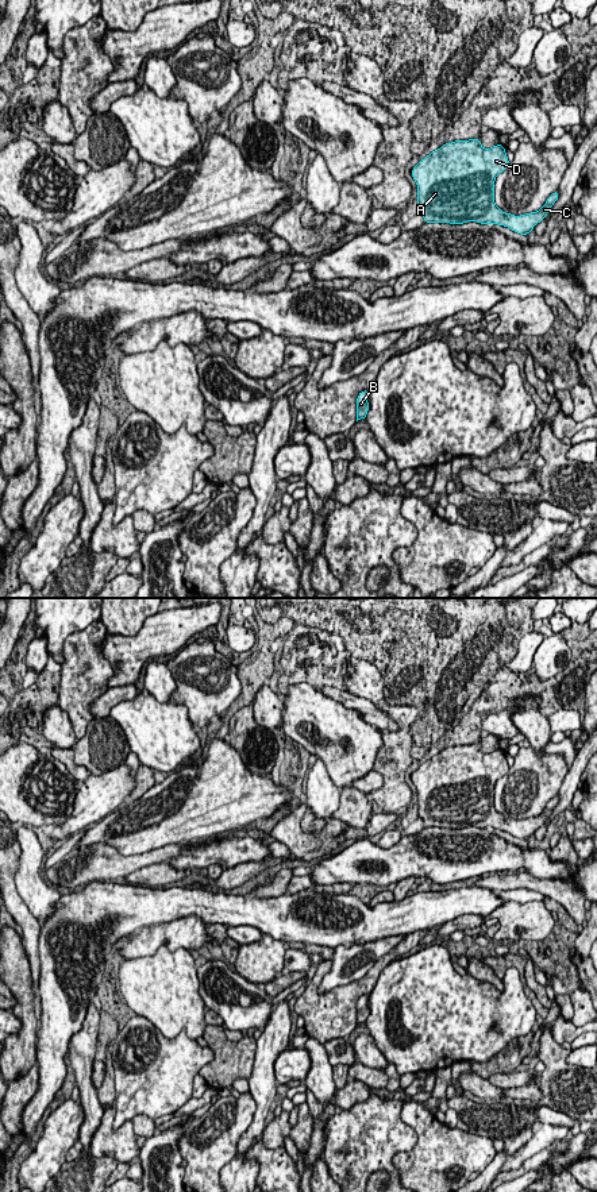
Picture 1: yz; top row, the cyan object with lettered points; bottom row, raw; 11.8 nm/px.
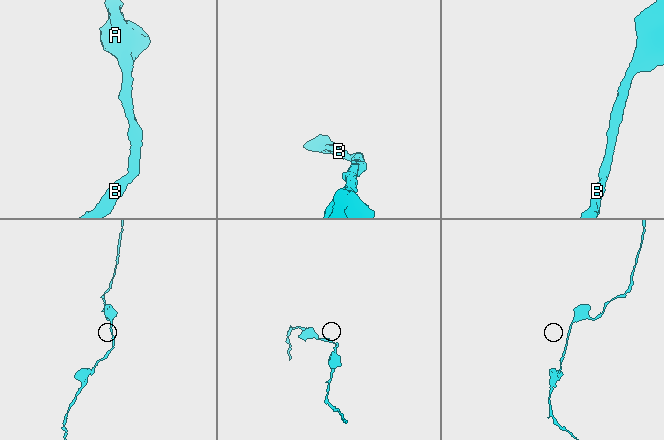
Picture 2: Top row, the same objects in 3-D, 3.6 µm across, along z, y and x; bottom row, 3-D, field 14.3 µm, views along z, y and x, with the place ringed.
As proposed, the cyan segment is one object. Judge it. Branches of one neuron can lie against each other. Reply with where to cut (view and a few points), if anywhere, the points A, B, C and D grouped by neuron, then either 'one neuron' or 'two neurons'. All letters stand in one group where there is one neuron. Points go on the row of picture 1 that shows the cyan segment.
cut none; groups A B C D; one neuron

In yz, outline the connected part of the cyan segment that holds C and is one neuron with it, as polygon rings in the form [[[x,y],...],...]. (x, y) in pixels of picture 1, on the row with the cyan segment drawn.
[[[479,139],[455,140],[432,151],[411,171],[424,223],[477,221],[528,235],[548,215],[559,193],[555,190],[538,212],[504,213],[494,204],[494,181],[509,163],[502,144],[484,148]]]

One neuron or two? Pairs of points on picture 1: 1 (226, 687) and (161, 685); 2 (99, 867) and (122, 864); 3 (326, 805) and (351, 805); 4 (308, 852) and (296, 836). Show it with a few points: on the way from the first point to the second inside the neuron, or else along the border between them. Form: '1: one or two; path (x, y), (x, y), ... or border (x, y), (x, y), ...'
1: one; path (210, 686), (177, 685)
2: one; path (104, 865), (116, 865)
3: two; border (341, 789), (339, 807), (330, 817)
4: one; path (305, 848), (297, 840)

